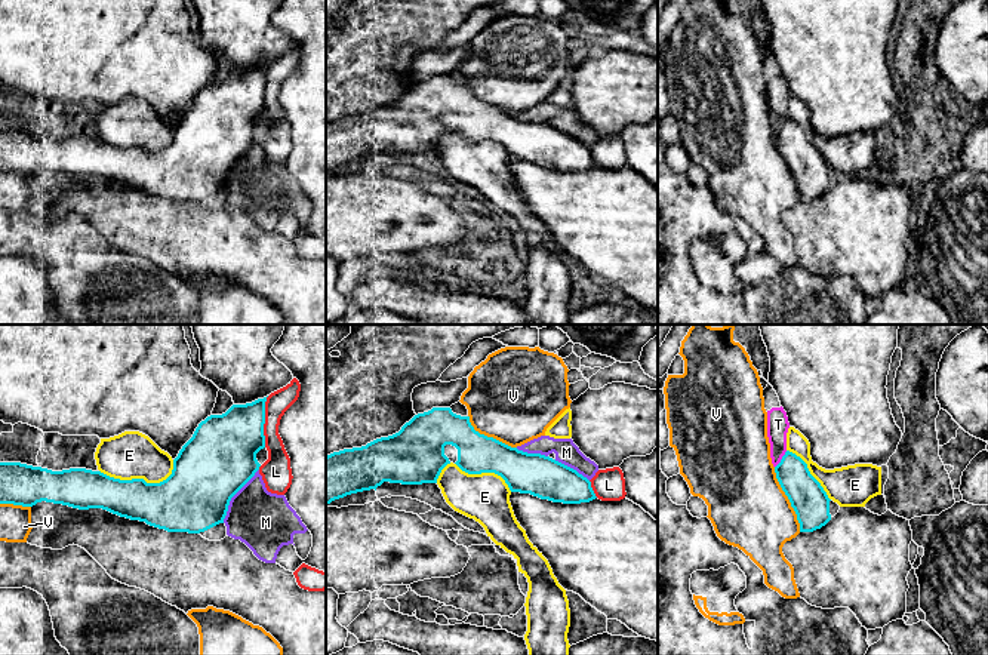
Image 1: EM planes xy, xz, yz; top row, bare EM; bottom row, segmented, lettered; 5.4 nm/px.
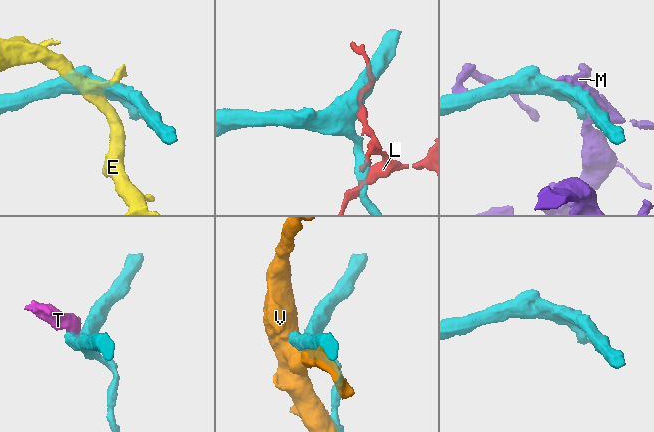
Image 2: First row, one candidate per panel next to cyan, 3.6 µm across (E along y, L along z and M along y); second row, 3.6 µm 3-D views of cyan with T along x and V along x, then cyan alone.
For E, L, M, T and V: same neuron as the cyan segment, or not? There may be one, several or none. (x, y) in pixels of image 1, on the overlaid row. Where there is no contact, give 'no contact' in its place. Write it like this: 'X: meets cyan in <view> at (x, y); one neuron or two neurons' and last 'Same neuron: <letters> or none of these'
E: meets cyan in xy at (141, 479); two neurons
L: meets cyan in xy at (264, 421); two neurons
M: meets cyan in xy at (234, 494); two neurons
T: meets cyan in yz at (781, 460); two neurons
V: meets cyan in yz at (788, 498); two neurons
Same neuron: none of these

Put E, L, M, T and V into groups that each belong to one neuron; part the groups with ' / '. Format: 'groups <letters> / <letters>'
groups E / L / M T / V

